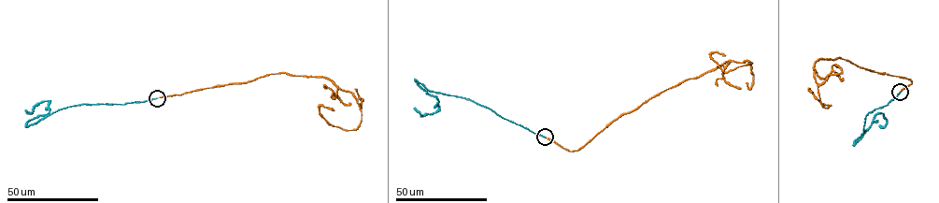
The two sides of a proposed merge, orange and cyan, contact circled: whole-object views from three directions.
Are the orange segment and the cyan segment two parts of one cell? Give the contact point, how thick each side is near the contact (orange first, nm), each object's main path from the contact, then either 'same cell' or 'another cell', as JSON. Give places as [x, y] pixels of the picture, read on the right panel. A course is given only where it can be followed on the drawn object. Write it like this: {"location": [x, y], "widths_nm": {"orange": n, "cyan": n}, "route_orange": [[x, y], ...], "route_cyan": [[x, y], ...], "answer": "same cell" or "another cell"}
{"location": [900, 92], "widths_nm": {"orange": 160, "cyan": 160}, "route_orange": [[900, 92], [910, 79], [839, 57], [818, 60], [814, 68], [820, 103], [831, 106], [812, 92]], "route_cyan": [[900, 92], [887, 105], [869, 112], [863, 134], [853, 145], [874, 117], [882, 113], [886, 124], [879, 125]], "answer": "another cell"}

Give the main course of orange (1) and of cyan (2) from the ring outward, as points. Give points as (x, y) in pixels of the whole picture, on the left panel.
1: (157, 98), (285, 73), (323, 77), (349, 92), (361, 123), (348, 130), (335, 126), (320, 108), (334, 110)
2: (157, 98), (82, 104), (26, 126), (48, 113), (49, 101), (37, 103), (32, 112), (24, 109)

